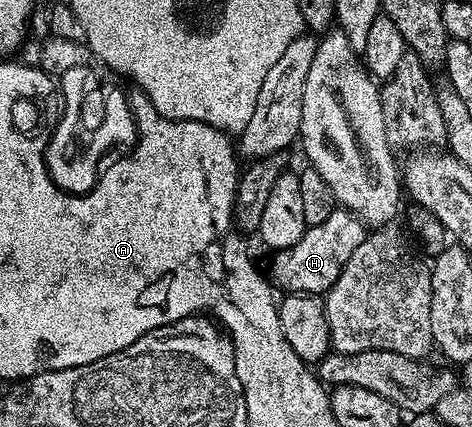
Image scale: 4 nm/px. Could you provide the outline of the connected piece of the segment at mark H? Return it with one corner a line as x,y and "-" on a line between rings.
336,209
329,213
321,225
308,227
306,233
293,245
284,251
274,252
270,257
271,271
269,279
280,292
293,295
318,295
326,293
349,261
353,251
361,245
368,234
368,228
358,215
346,209

